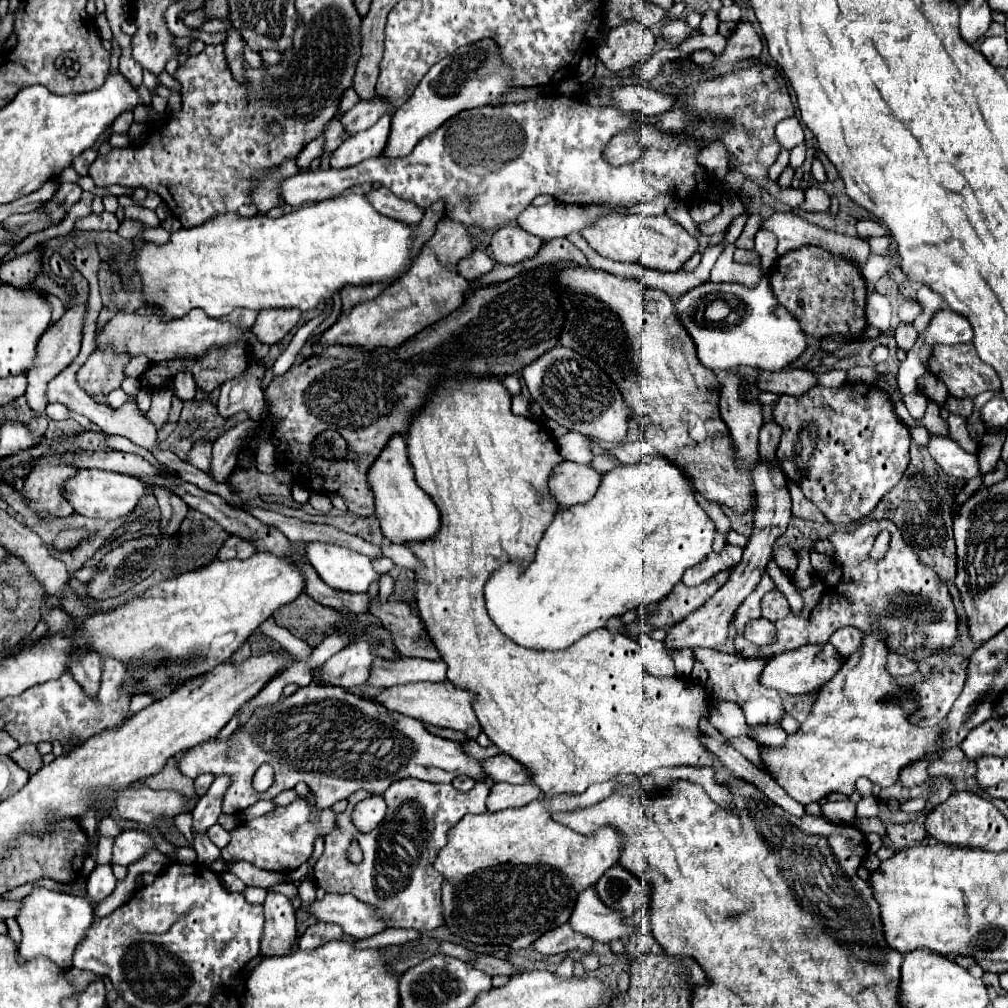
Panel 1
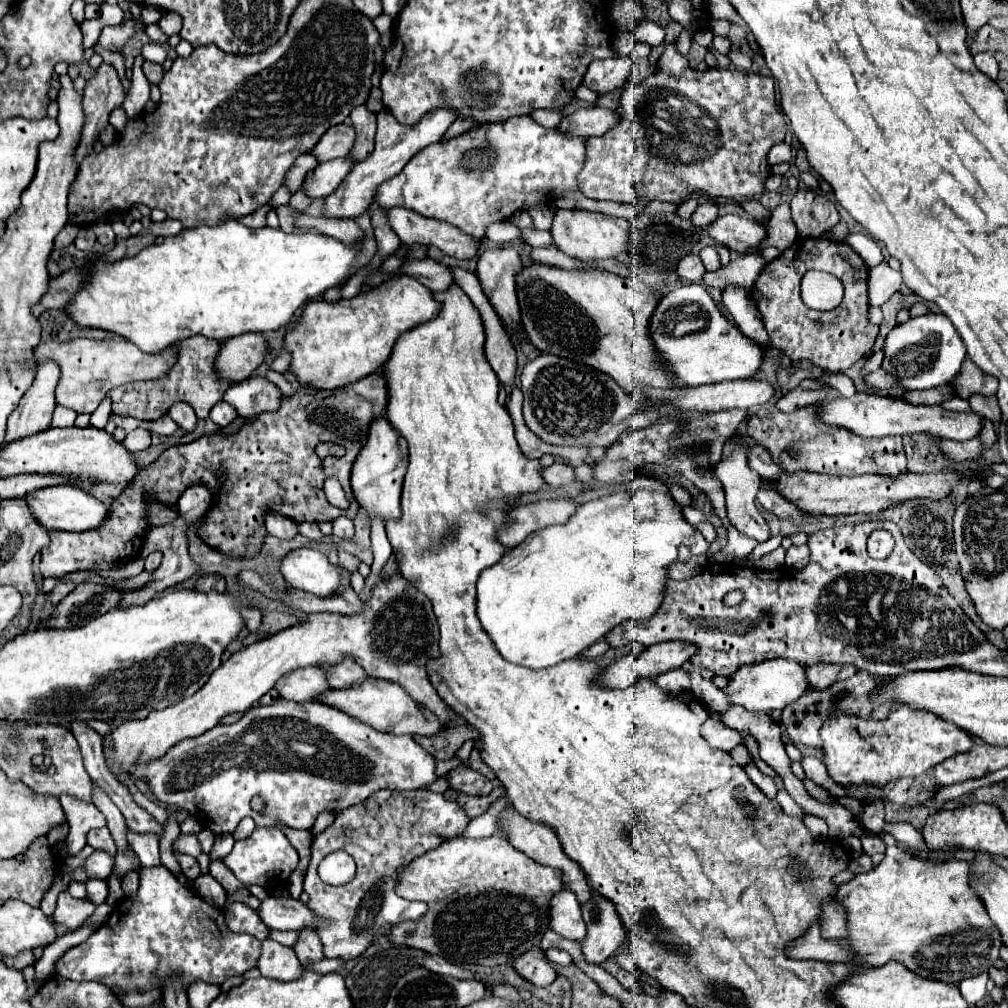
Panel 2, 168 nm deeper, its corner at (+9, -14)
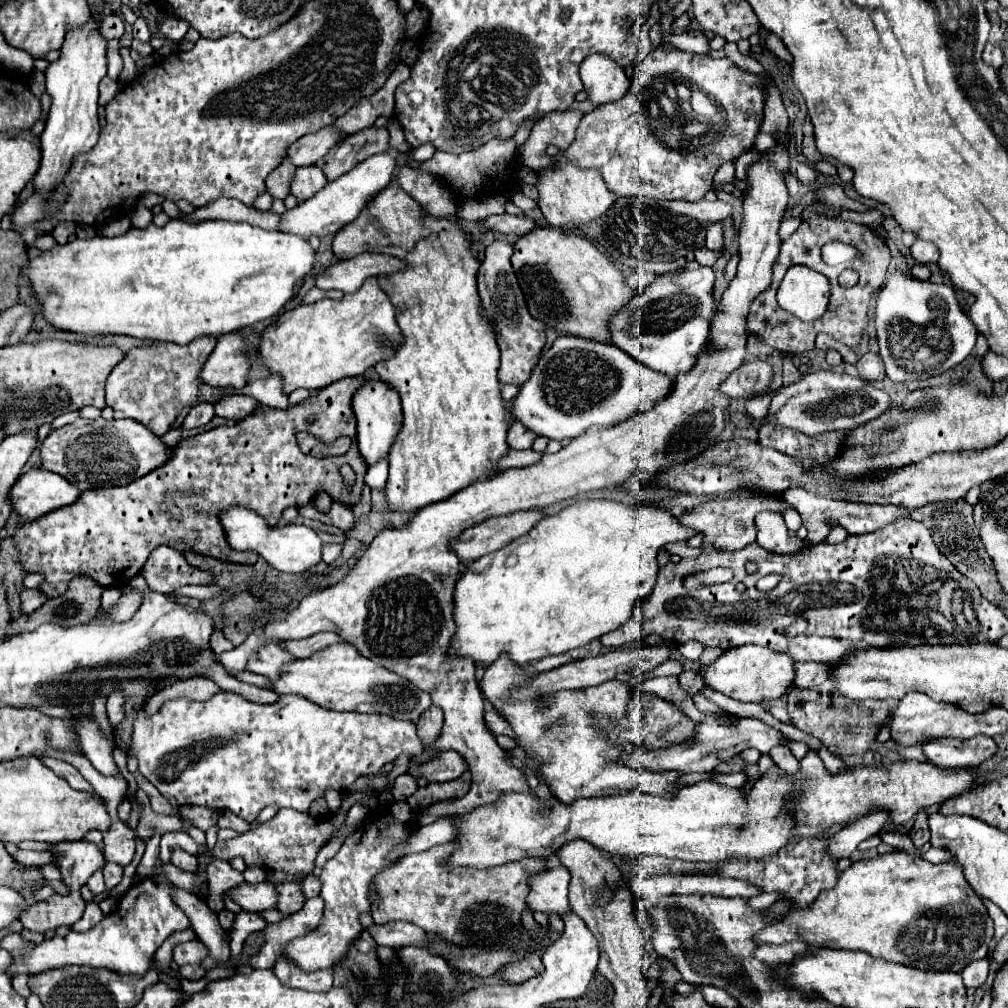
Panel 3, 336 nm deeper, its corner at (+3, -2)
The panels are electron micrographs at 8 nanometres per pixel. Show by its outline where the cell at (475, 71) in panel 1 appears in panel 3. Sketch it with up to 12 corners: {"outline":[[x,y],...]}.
{"outline":[[396,149],[372,155],[286,211],[280,231],[334,235],[394,175]]}

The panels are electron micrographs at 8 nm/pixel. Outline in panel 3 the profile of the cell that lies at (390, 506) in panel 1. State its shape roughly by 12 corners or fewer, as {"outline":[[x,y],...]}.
{"outline":[[382,379],[356,389],[352,409],[366,463],[386,457],[400,395]]}

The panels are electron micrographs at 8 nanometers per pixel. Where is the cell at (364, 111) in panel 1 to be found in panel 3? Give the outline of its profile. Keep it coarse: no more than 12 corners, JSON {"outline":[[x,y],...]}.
{"outline":[[334,127],[304,135],[286,157],[294,167],[314,165],[338,143]]}

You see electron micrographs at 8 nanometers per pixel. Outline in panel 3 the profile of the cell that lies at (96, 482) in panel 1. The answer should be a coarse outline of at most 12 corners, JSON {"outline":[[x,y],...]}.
{"outline":[[30,469],[8,491],[14,513],[34,521],[72,505],[80,491]]}

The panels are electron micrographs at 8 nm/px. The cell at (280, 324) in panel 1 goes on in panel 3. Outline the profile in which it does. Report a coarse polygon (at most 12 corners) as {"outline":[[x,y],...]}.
{"outline":[[240,333],[218,337],[198,379],[244,387],[248,357]]}

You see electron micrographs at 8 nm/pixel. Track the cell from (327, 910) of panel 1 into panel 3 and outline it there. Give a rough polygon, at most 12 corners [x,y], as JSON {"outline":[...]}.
{"outline":[[270,881],[240,883],[226,891],[244,911],[276,907]]}

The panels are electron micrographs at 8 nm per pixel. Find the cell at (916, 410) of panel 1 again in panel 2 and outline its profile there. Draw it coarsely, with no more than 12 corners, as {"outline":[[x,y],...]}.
{"outline":[[882,393],[824,403],[818,419],[862,437],[980,435],[976,413]]}

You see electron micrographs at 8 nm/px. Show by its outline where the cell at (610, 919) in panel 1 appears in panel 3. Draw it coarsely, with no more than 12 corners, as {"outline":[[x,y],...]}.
{"outline":[[564,865],[528,879],[532,911],[568,907],[570,875]]}

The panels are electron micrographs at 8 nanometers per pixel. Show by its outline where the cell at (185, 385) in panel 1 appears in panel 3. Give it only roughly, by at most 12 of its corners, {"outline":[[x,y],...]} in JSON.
{"outline":[[212,403],[192,407],[182,429],[204,427],[214,417]]}

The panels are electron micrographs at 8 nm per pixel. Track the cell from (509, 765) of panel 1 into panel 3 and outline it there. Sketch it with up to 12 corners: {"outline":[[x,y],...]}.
{"outline":[[440,751],[432,761],[410,765],[408,773],[428,783],[446,783],[466,771],[456,751]]}

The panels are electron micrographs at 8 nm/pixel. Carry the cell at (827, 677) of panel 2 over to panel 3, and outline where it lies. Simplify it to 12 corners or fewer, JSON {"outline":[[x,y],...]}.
{"outline":[[796,663],[793,684],[818,689],[830,679],[823,663]]}

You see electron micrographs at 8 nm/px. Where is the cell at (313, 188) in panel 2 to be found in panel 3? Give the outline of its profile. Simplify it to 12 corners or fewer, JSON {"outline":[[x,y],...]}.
{"outline":[[300,167],[290,181],[290,195],[300,203],[326,185],[322,169]]}

